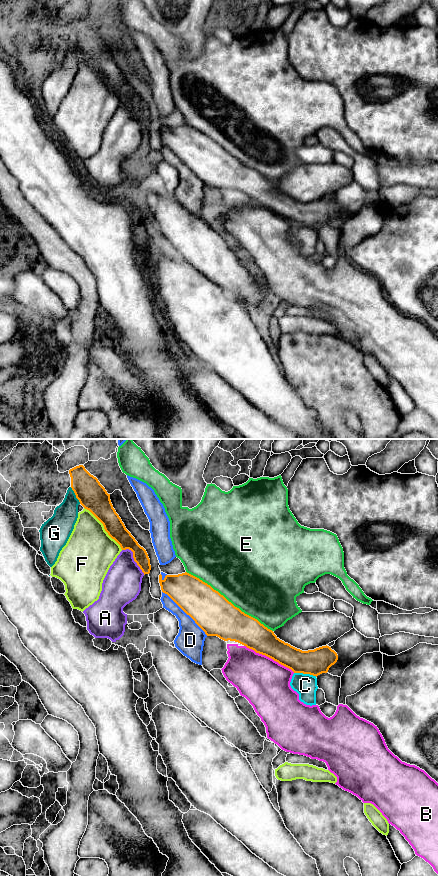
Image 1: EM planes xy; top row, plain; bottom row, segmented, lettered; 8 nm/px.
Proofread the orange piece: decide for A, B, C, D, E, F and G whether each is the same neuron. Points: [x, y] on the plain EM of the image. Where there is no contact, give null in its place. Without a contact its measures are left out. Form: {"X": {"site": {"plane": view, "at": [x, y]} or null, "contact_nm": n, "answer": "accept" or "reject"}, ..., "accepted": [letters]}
{"A": {"site": {"plane": "xy", "at": [133, 109]}, "contact_nm": 280, "answer": "reject"}, "B": {"site": {"plane": "xy", "at": [269, 209]}, "contact_nm": 460, "answer": "reject"}, "C": {"site": {"plane": "xy", "at": [305, 225]}, "contact_nm": 190, "answer": "reject"}, "D": {"site": {"plane": "xy", "at": [185, 164]}, "contact_nm": 500, "answer": "reject"}, "E": {"site": {"plane": "xy", "at": [228, 153]}, "contact_nm": 850, "answer": "reject"}, "F": {"site": {"plane": "xy", "at": [104, 80]}, "contact_nm": 460, "answer": "reject"}, "G": {"site": {"plane": "xy", "at": [75, 46]}, "contact_nm": 160, "answer": "reject"}, "accepted": []}

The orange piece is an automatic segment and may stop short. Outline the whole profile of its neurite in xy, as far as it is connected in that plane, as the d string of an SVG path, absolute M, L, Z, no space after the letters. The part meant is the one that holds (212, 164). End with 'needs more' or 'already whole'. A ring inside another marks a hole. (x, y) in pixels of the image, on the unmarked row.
M187 124L166 127L164 131L160 126L159 135L162 144L189 167L207 188L217 188L224 193L238 194L256 205L273 211L294 225L310 226L317 229L322 225L327 225L338 212L337 205L327 197L314 202L302 203L285 195L257 171L242 164L210 137Z; already whole

